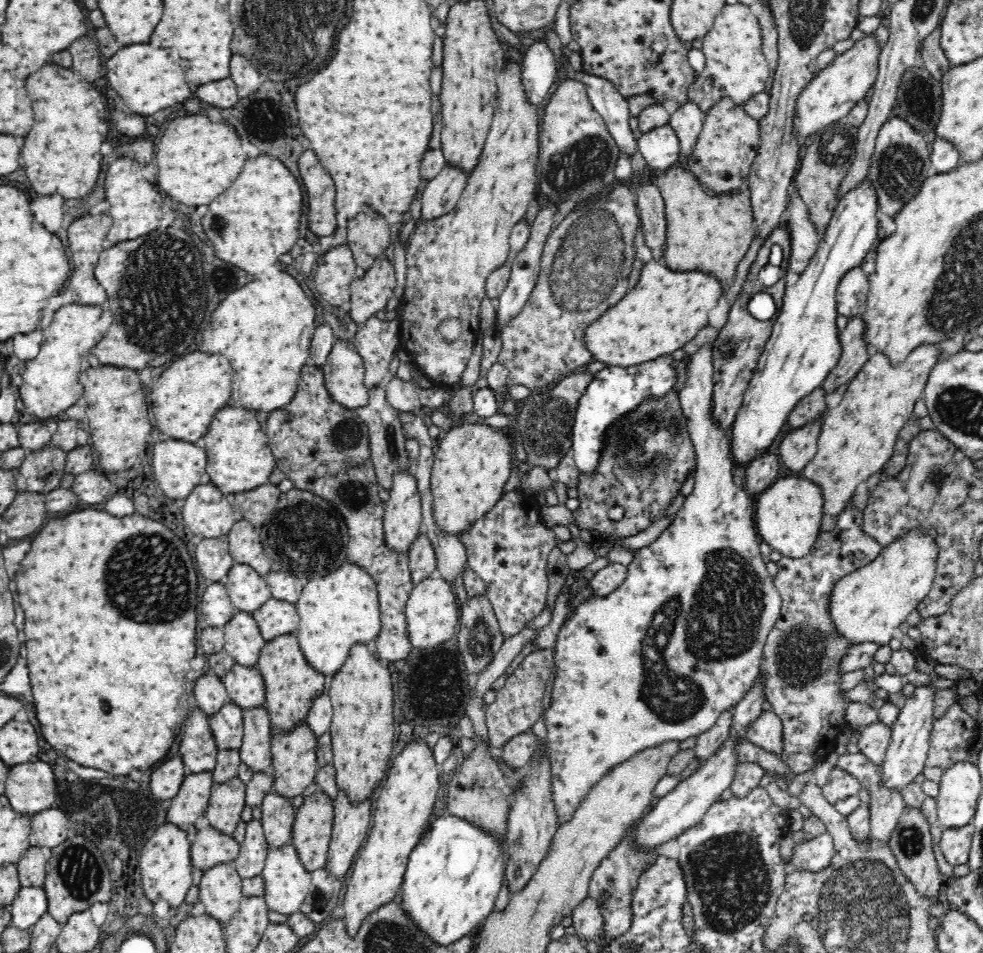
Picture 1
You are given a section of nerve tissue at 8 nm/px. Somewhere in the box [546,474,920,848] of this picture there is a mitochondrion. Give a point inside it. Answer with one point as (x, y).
(721, 621)

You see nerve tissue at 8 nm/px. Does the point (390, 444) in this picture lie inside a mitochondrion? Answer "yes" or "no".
yes

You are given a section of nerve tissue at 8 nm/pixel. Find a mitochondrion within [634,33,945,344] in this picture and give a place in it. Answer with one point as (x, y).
(901, 166)

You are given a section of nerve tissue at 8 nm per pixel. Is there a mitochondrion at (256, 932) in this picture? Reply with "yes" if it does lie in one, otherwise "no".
no

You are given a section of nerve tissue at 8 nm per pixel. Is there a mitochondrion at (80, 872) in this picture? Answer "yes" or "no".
yes

